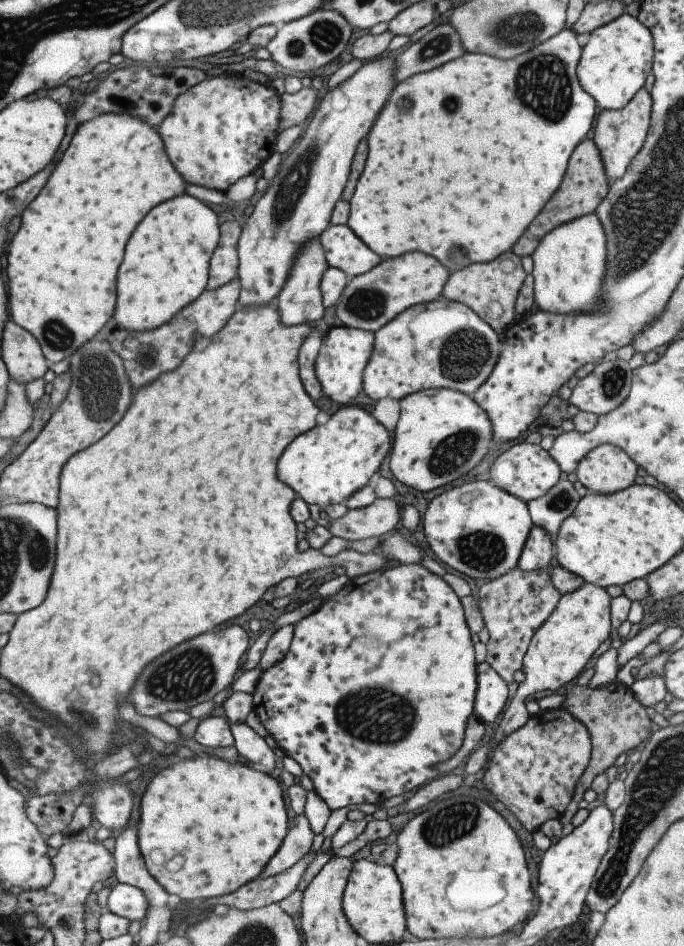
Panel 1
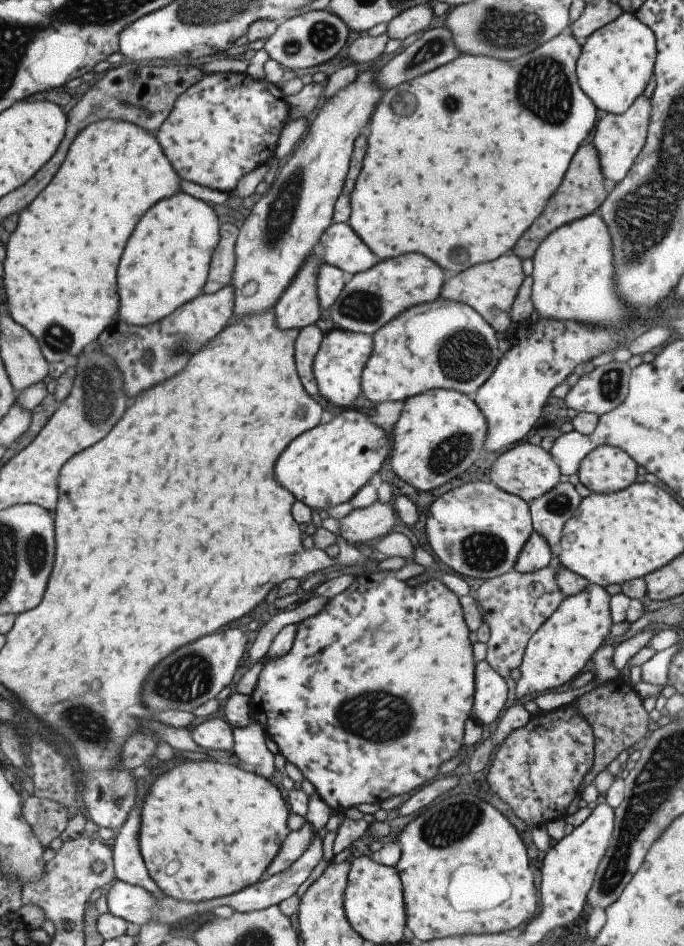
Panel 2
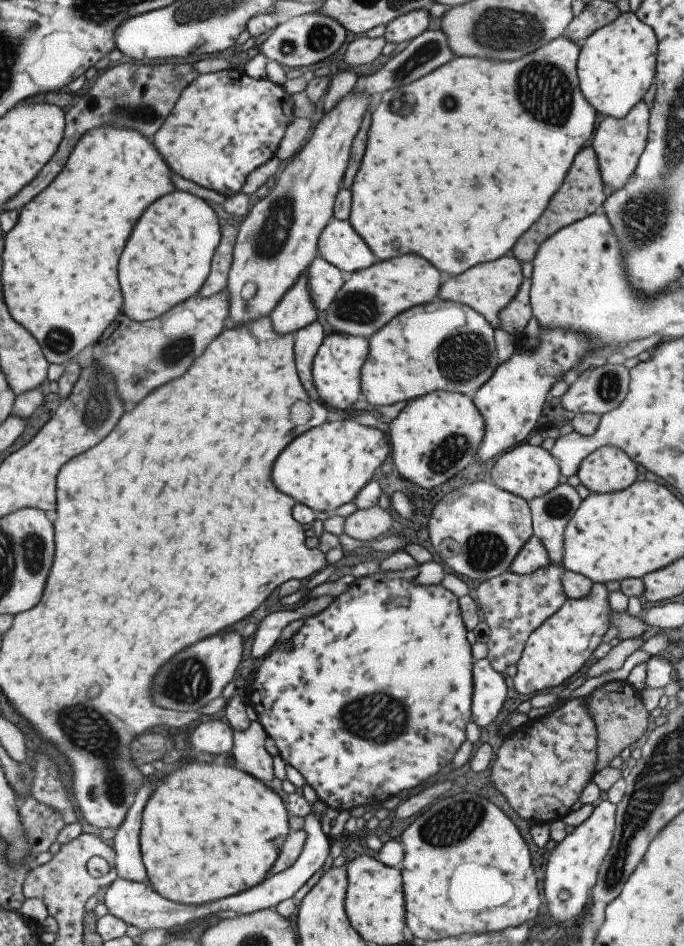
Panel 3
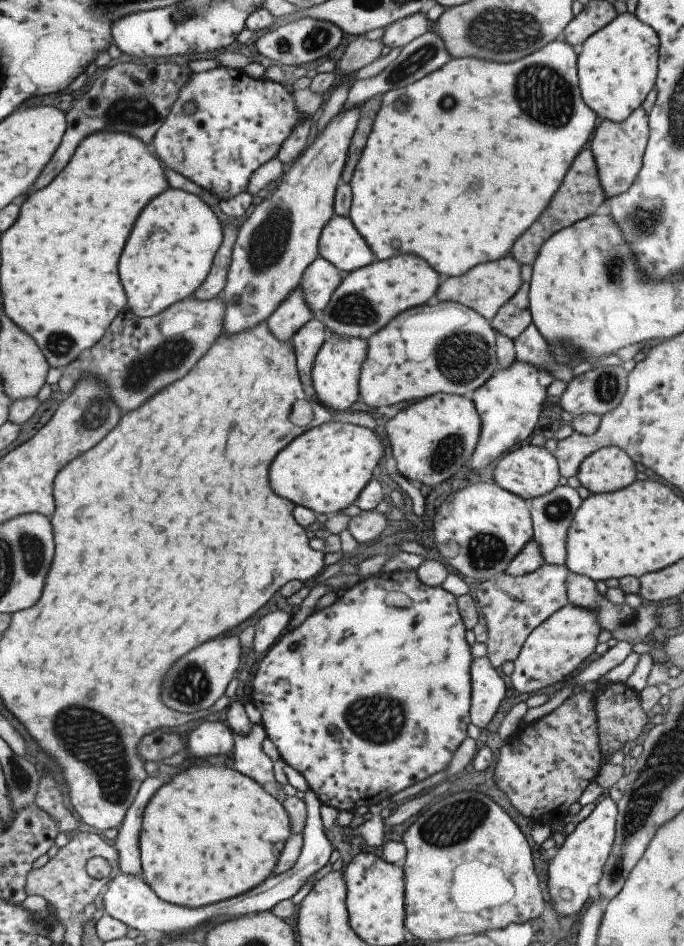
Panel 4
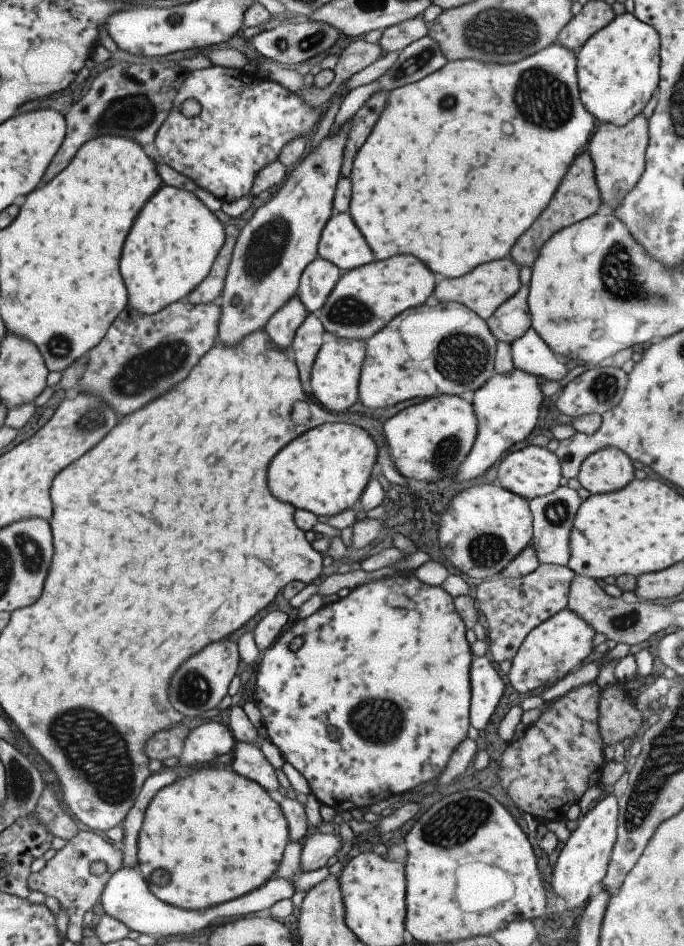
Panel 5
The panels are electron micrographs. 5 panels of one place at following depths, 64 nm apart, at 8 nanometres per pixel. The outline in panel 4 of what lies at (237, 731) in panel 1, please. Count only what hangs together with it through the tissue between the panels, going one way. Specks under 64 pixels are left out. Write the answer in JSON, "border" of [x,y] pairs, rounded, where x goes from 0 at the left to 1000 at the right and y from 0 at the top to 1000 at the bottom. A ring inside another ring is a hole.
{"border":[[[370,764],[360,777],[341,776],[341,789],[335,795],[335,808],[341,813],[358,820],[377,827],[382,831],[390,827],[402,826],[399,823],[399,815],[396,813],[398,803],[385,795],[383,784],[389,779],[387,773],[380,765]]]}

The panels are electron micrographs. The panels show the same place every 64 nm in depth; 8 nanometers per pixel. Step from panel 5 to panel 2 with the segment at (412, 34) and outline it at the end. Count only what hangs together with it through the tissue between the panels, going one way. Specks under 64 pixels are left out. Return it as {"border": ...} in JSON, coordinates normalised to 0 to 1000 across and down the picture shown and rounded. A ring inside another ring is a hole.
{"border":[[[630,4],[607,6],[607,8],[592,11],[592,13],[577,17],[566,25],[563,36],[567,41],[588,43],[602,36],[621,33],[633,18]]]}

